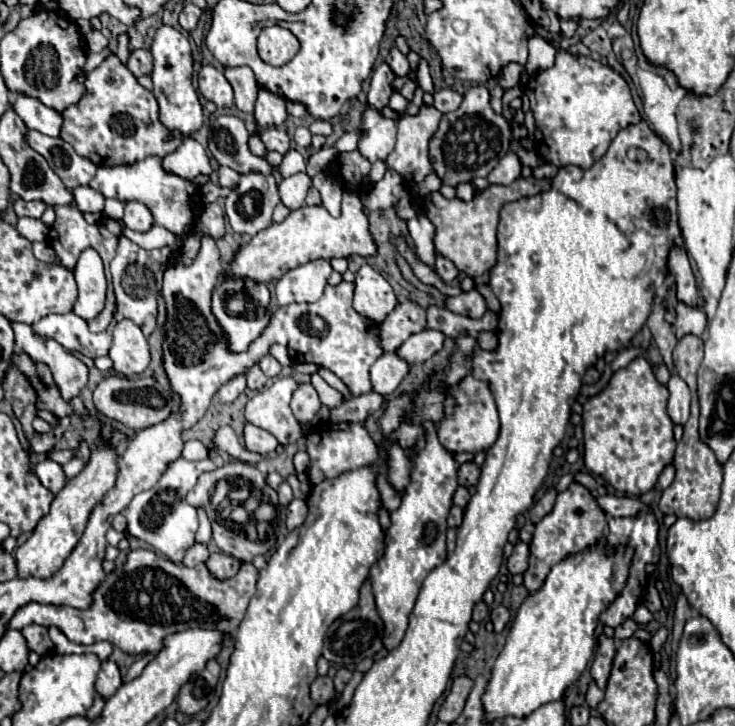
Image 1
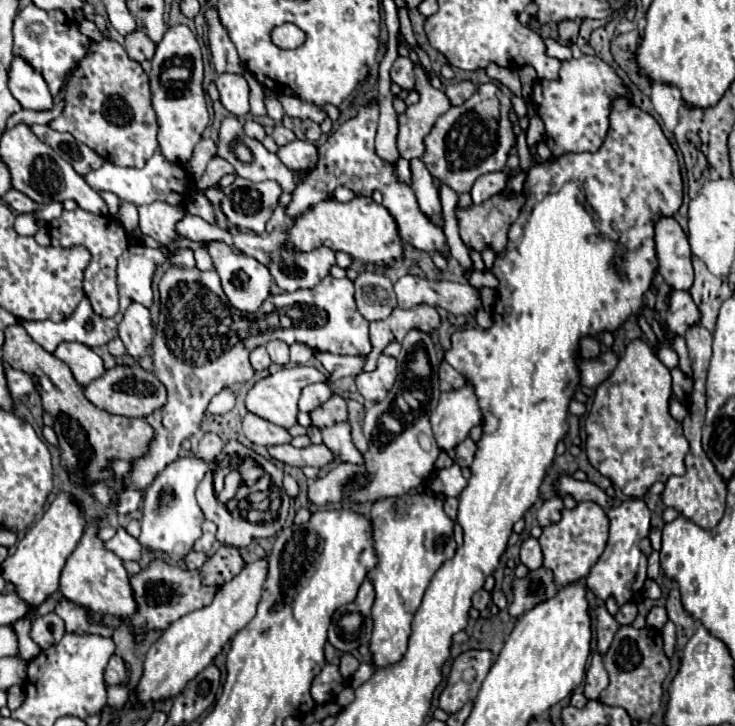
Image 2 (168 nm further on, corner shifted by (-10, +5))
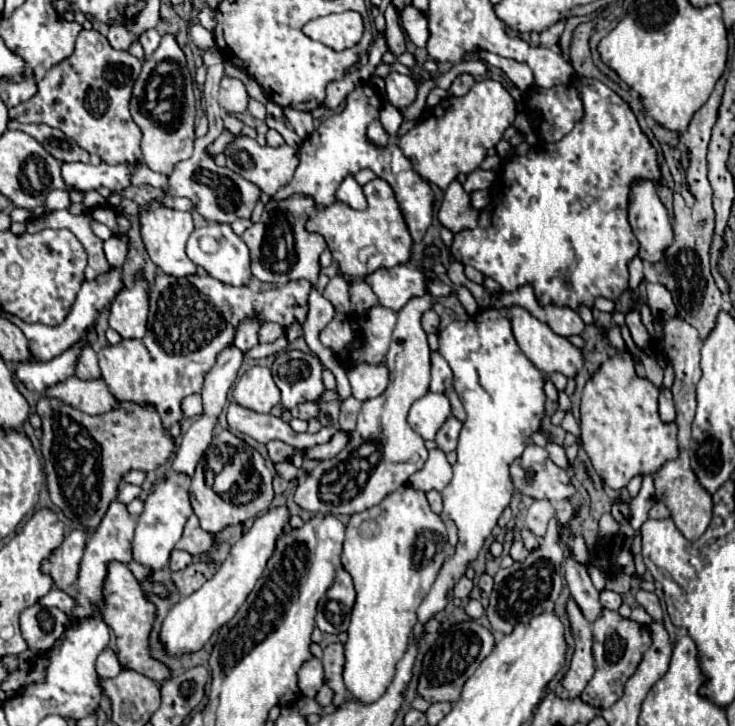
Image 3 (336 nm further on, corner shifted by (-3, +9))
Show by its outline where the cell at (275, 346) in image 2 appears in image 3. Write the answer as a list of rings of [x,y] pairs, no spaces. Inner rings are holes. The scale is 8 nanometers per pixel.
[[[263,323],[259,329],[259,343],[271,343],[279,339],[285,333],[285,329],[277,323]]]

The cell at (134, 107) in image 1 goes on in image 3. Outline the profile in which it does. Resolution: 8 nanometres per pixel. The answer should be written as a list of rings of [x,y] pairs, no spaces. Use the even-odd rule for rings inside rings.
[[[81,31],[73,53],[57,63],[37,83],[37,95],[9,109],[9,117],[19,123],[45,123],[61,129],[81,149],[99,155],[105,163],[135,163],[141,159],[141,129],[131,119],[129,97],[133,81],[141,73],[141,61],[129,51],[117,51],[97,33]]]

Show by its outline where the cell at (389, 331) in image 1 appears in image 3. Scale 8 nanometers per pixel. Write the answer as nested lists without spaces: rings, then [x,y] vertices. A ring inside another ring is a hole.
[[[433,309],[425,311],[423,313],[423,329],[425,329],[425,333],[437,333],[437,327],[439,327],[439,315]]]

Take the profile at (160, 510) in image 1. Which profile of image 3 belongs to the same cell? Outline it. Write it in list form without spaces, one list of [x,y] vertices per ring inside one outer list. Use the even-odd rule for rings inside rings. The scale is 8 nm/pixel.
[[[169,473],[163,481],[155,483],[149,497],[145,499],[145,509],[137,519],[133,537],[133,561],[151,569],[163,569],[169,563],[169,553],[179,541],[187,517],[193,513],[189,503],[189,481],[191,479],[181,473]]]

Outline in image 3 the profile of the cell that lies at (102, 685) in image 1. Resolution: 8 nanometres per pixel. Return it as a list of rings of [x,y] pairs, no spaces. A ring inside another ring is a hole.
[[[107,647],[99,657],[97,657],[97,675],[99,677],[117,677],[121,671],[121,665],[117,661],[117,655]]]

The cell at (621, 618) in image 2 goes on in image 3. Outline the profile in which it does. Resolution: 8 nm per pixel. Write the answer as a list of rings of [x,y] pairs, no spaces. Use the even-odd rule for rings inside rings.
[[[603,589],[603,591],[599,593],[599,601],[601,601],[601,605],[603,605],[605,609],[613,609],[613,611],[617,611],[619,605],[621,605],[621,595],[615,593],[615,591]]]

